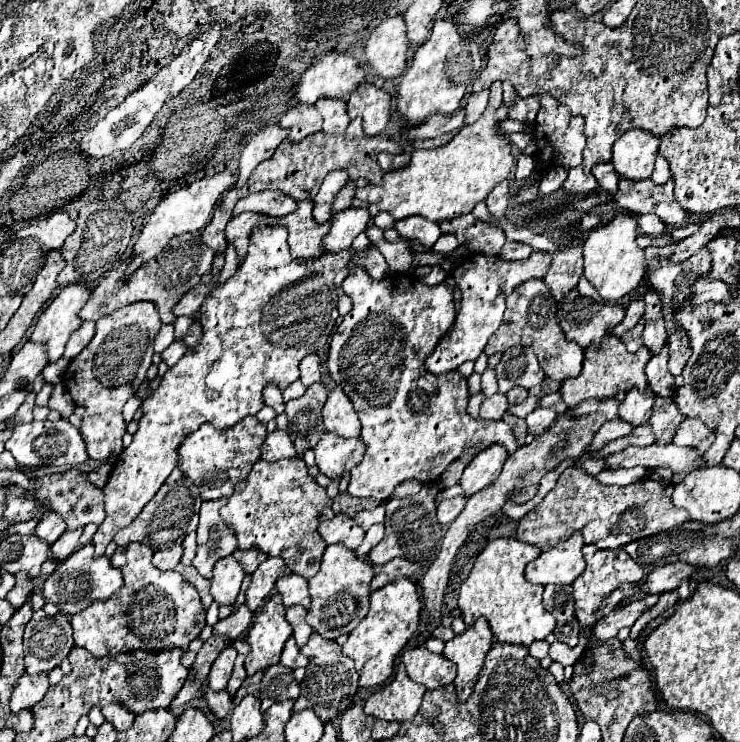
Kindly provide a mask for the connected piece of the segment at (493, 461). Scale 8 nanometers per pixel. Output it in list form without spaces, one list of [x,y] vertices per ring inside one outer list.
[[[497,443],[489,445],[481,453],[477,453],[463,471],[461,487],[463,487],[465,495],[473,495],[473,493],[485,489],[487,485],[491,485],[499,477],[507,457],[509,457],[507,449]]]

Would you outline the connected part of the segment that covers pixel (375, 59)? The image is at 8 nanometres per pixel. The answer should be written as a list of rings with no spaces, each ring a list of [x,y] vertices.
[[[403,15],[389,17],[383,21],[367,39],[365,59],[375,69],[375,73],[387,81],[399,77],[407,67],[407,51],[411,49],[405,37]]]

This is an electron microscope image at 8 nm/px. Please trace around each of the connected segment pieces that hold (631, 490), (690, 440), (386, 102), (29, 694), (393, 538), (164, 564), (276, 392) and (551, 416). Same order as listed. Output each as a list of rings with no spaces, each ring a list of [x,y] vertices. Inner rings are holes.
[[[569,467],[561,473],[557,485],[547,493],[547,497],[519,521],[517,539],[537,545],[541,551],[549,551],[557,543],[569,539],[575,531],[581,531],[585,543],[593,543],[599,549],[619,549],[631,541],[643,539],[645,535],[675,529],[689,519],[687,511],[673,507],[671,493],[673,485],[649,477],[623,487],[601,485],[583,469]]]
[[[685,419],[675,437],[673,437],[673,443],[675,445],[683,445],[683,447],[693,447],[697,449],[701,455],[713,445],[715,441],[715,433],[713,429],[709,429],[703,421],[697,421],[697,419]]]
[[[361,83],[347,101],[347,113],[351,119],[357,115],[363,117],[363,129],[365,135],[375,137],[379,135],[391,117],[391,97],[383,89],[371,85],[371,83]]]
[[[23,673],[13,689],[11,695],[11,709],[13,713],[19,713],[23,709],[31,709],[35,703],[39,703],[49,689],[49,679],[45,673],[41,675],[29,675]]]
[[[423,485],[421,491],[413,497],[405,497],[405,499],[397,499],[395,503],[387,503],[387,517],[385,517],[385,537],[379,545],[375,545],[369,551],[369,561],[373,565],[385,565],[387,561],[395,559],[395,557],[403,557],[421,565],[427,565],[433,561],[433,557],[437,557],[439,547],[441,547],[441,523],[437,521],[435,515],[435,495],[439,493],[437,485]]]
[[[175,545],[175,547],[171,547],[171,549],[157,551],[157,553],[153,555],[153,563],[155,563],[159,569],[163,569],[163,571],[175,569],[177,563],[181,561],[181,555],[183,555],[183,545]]]
[[[267,385],[267,389],[263,391],[263,399],[265,399],[265,405],[273,407],[277,413],[283,413],[283,409],[285,409],[285,401],[283,401],[281,389],[279,389],[277,385]]]
[[[535,409],[531,415],[527,415],[527,427],[531,435],[541,435],[543,431],[547,431],[557,419],[557,411],[555,409]]]

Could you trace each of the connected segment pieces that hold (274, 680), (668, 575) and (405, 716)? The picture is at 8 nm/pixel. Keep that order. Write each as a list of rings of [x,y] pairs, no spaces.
[[[277,663],[265,669],[265,677],[261,681],[261,709],[269,709],[277,701],[297,699],[299,683],[293,677],[293,669]]]
[[[685,563],[657,567],[657,569],[651,571],[651,575],[649,575],[647,583],[641,587],[641,591],[647,591],[647,593],[673,591],[673,589],[679,587],[679,581],[689,579],[695,571],[697,571],[697,567],[693,567],[693,565],[685,565]]]
[[[399,665],[393,681],[365,701],[365,713],[385,721],[409,721],[417,715],[425,691],[425,685],[411,681],[405,665]]]

